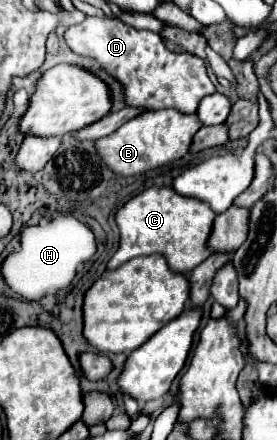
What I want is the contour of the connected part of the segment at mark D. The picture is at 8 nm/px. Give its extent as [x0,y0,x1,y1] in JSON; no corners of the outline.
[64,16,216,114]

